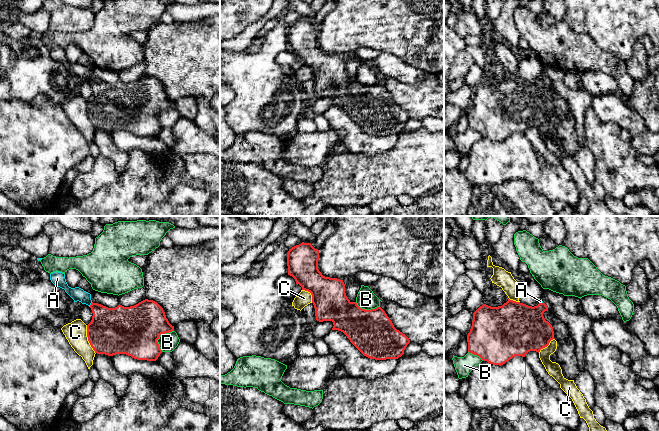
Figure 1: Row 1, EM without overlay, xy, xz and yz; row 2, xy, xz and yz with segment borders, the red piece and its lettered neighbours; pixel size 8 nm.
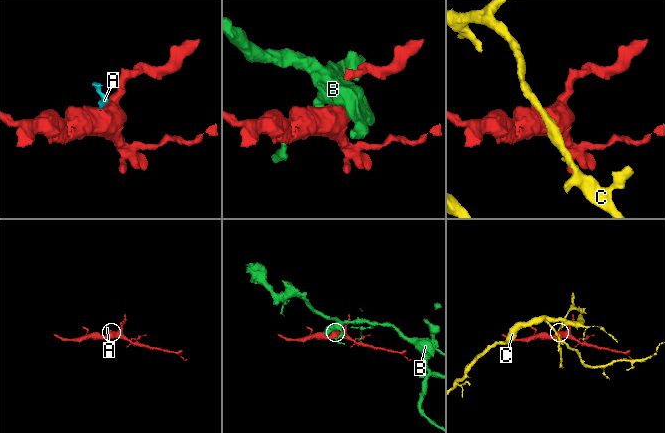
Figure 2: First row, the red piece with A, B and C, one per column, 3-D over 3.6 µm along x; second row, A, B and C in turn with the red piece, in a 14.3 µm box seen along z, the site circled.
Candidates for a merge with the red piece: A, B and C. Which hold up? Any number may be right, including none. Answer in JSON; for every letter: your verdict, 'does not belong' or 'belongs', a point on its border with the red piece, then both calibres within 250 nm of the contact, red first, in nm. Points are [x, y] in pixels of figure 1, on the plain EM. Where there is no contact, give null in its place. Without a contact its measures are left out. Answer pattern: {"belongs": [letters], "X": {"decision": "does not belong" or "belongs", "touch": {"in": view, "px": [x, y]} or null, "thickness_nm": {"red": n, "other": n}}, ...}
{"belongs": ["A"], "A": {"decision": "belongs", "touch": {"in": "xy", "px": [91, 80]}, "thickness_nm": {"red": 340, "other": 110}}, "B": {"decision": "does not belong", "touch": {"in": "xy", "px": [159, 112]}, "thickness_nm": {"red": 400, "other": 150}}, "C": {"decision": "does not belong", "touch": {"in": "xy", "px": [88, 115]}, "thickness_nm": {"red": 380, "other": 180}}}

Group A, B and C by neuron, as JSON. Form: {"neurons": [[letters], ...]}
{"neurons": [["A"], ["B"], ["C"]]}

